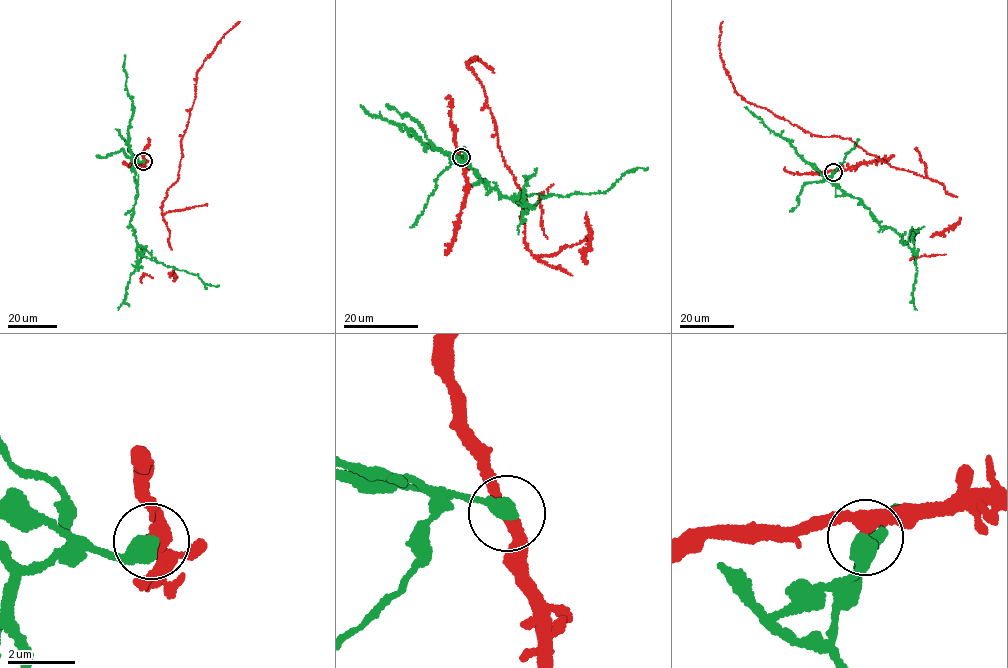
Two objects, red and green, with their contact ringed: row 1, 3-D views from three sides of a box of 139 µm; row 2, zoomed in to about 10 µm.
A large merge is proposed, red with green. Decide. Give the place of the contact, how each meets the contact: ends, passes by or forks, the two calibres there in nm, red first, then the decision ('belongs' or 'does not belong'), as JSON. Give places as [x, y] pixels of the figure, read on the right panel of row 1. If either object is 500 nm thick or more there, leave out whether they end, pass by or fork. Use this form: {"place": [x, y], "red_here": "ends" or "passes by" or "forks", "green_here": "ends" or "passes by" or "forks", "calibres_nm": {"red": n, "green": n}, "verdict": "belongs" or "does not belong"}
{"place": [833, 172], "calibres_nm": {"red": 320, "green": 550}, "verdict": "does not belong"}

